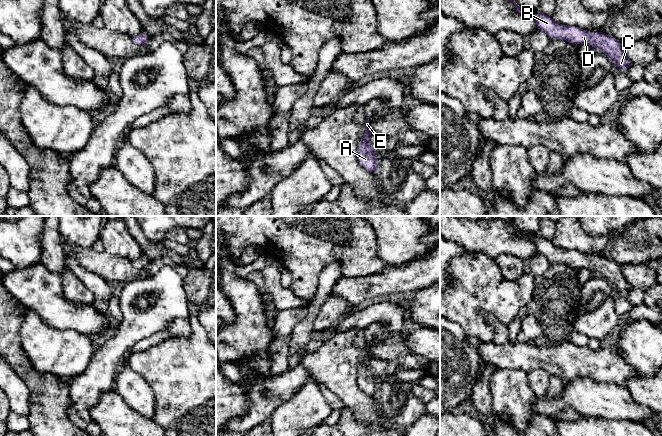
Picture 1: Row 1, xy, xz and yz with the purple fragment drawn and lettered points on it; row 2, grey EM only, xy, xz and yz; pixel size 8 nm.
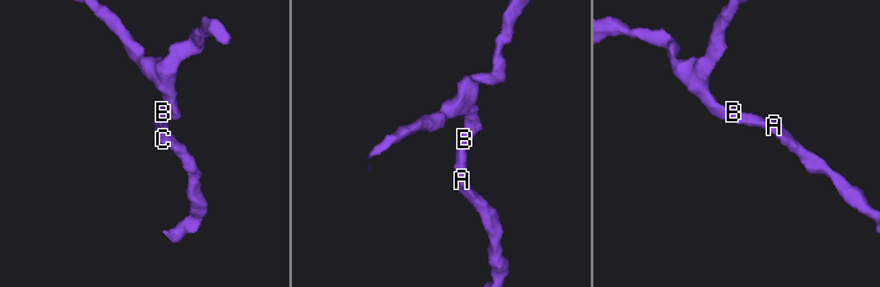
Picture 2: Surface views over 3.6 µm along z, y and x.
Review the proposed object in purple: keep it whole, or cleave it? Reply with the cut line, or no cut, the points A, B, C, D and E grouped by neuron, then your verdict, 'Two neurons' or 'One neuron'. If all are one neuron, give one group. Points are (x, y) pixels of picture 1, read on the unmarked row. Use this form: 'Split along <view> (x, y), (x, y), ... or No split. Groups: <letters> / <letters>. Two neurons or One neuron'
No split. Groups: A B C D E. One neuron

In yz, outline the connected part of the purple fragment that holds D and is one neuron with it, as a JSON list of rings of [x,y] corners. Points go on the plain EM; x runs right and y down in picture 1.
[[[540,235],[534,238],[533,242],[537,254],[544,255],[551,264],[561,263],[575,269],[590,268],[595,274],[605,277],[621,295],[627,295],[633,288],[623,276],[620,265],[615,261],[601,255],[589,256],[576,250],[559,248]]]

